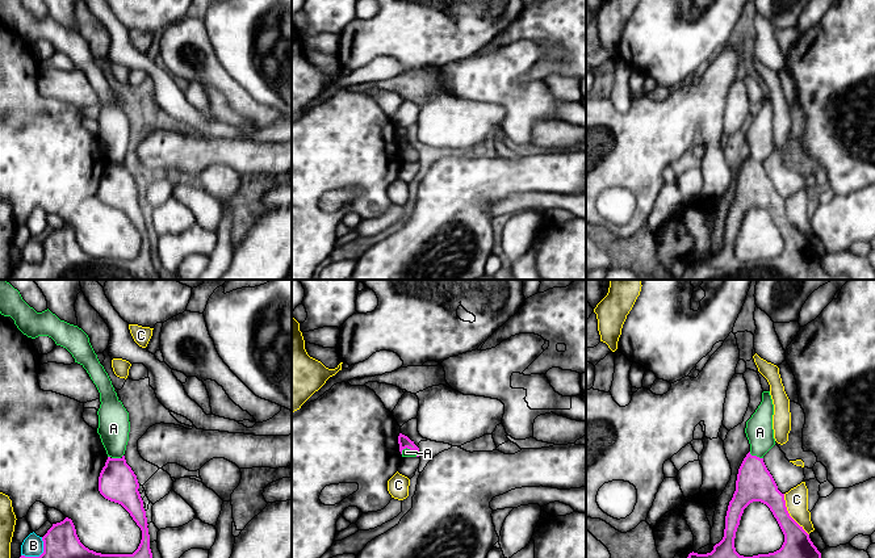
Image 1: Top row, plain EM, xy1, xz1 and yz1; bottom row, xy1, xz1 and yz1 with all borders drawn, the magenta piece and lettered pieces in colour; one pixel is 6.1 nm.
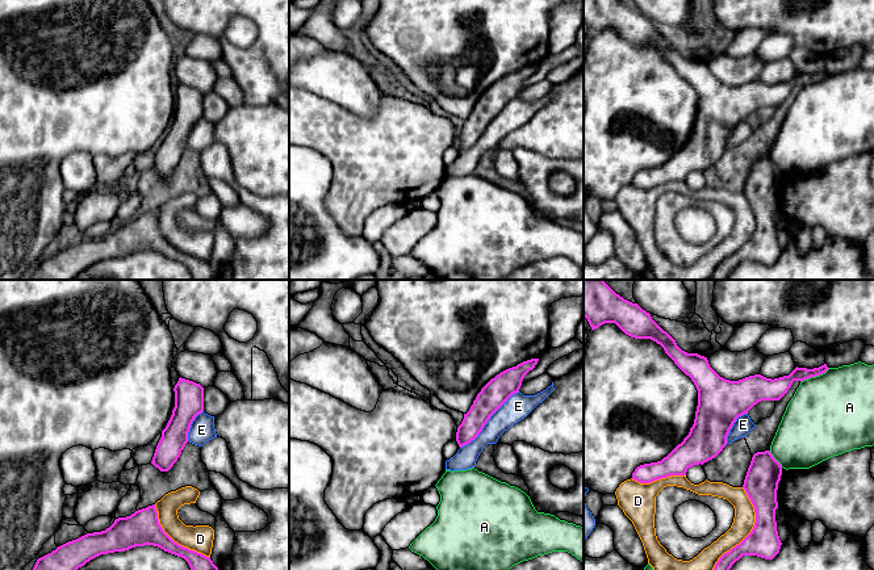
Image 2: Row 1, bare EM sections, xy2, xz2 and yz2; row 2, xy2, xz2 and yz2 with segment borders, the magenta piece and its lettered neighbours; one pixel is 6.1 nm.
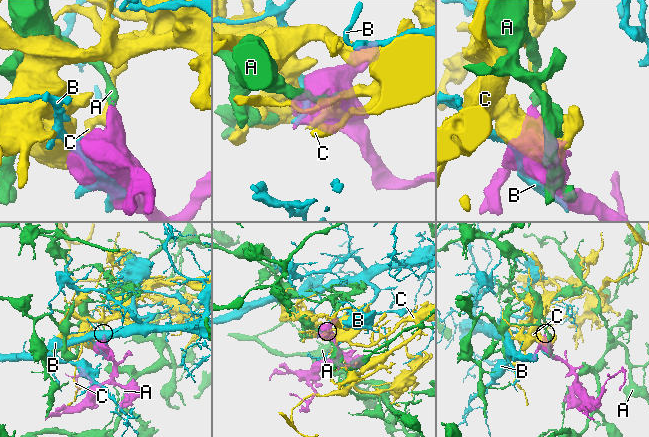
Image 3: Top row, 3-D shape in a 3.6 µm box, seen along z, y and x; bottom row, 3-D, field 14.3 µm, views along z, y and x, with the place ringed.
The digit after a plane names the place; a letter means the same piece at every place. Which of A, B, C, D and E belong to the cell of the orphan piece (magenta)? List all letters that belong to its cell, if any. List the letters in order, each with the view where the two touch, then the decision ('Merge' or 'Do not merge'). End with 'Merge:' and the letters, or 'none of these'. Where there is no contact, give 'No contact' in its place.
A: Touches magenta in yz2. Merge
B: Touches magenta in xy1. Do not merge
C: Touches magenta in yz1. Do not merge
D: Touches magenta in yz2. Do not merge
E: Touches magenta in xz2. Do not merge
Merge: A

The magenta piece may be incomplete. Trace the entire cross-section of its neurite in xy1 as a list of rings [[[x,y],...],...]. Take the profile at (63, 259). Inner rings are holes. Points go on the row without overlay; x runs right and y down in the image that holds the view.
[[[0,0],[0,20],[11,22],[17,34],[28,43],[51,43],[56,51],[66,54],[75,64],[75,68],[80,70],[89,80],[100,98],[101,110],[97,117],[97,139],[108,160],[105,172],[99,182],[99,197],[105,205],[121,210],[142,236],[141,249],[133,260],[101,260],[89,256],[80,248],[72,226],[66,223],[63,227],[53,230],[42,243],[43,259],[39,263],[21,261],[12,270],[8,280],[160,280],[150,255],[148,230],[143,206],[138,197],[139,189],[123,161],[130,138],[129,118],[118,105],[108,79],[89,49],[88,41],[78,32],[60,26],[49,14],[37,18],[22,5],[21,0]]]

